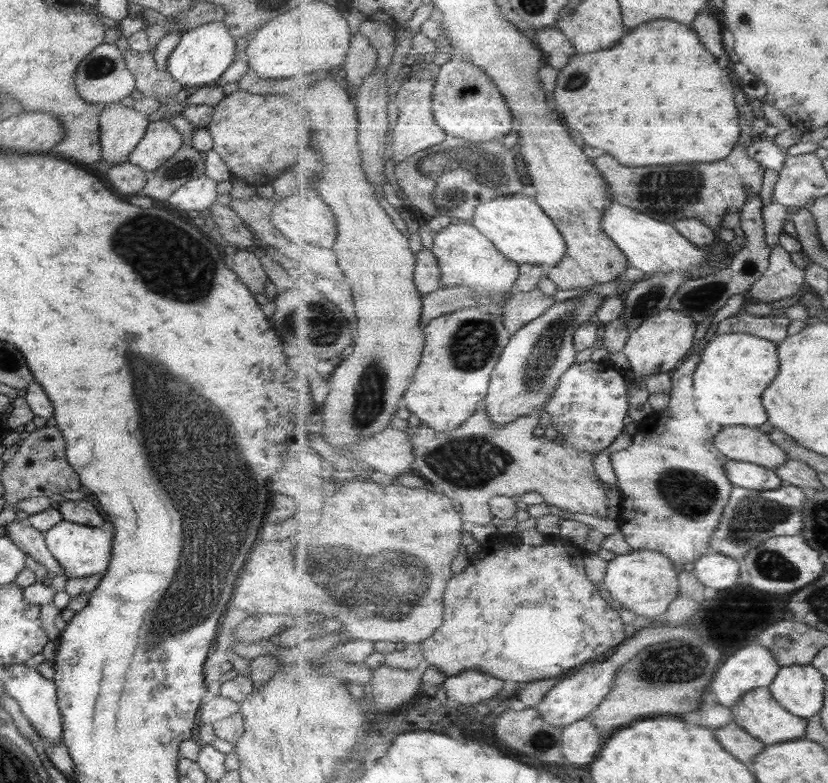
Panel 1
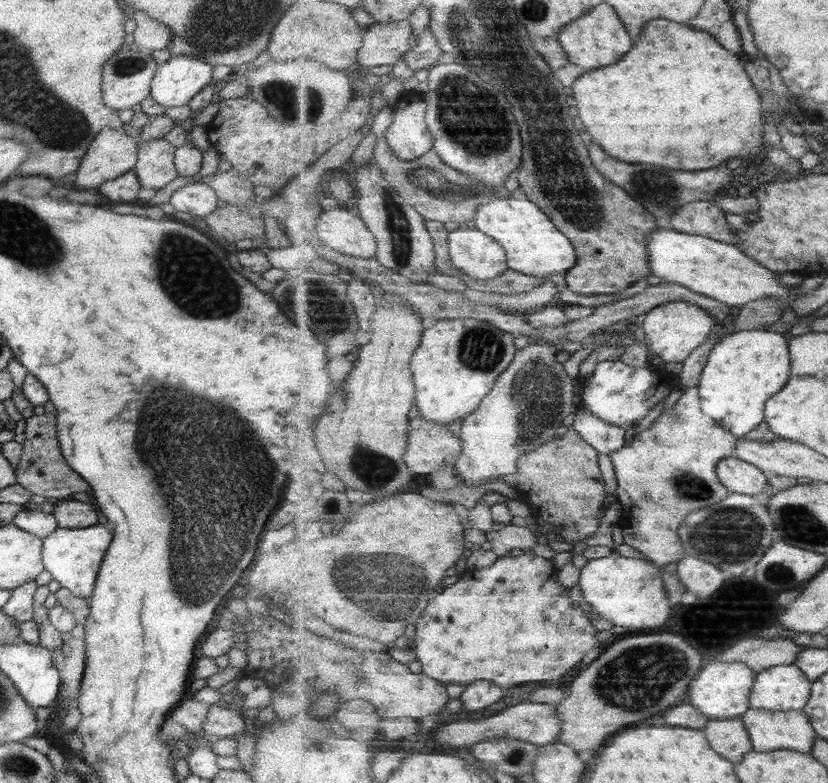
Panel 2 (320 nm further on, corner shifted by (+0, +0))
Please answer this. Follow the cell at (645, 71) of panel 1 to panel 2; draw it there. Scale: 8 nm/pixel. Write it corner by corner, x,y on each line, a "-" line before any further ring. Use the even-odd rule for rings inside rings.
655,20
655,22
649,22
647,24
647,30
643,30
643,34
639,36
639,40
637,40
637,44
635,44
635,50
631,50
631,54
627,54
627,58
623,58
623,62
619,62
619,64
615,64
615,66
607,66
607,68
601,68
601,70
593,70
593,72
587,72
585,76
581,76
579,80
573,86
572,96
577,98
577,102
579,102
579,114
581,114
581,118
583,118
583,122
585,122
585,126
587,126
587,130
589,130
589,134
595,138
595,142
599,142
601,146
603,146
603,150
607,150
613,158
619,158
619,160
625,160
625,162
631,162
631,164
639,164
639,162
645,162
645,164
655,164
655,166
665,166
665,168
673,168
673,170
707,170
707,168
713,168
713,166
721,166
723,162
727,162
727,160
731,160
731,158
751,158
749,162
752,162
752,158
755,156
759,156
761,154
761,150
763,150
763,134
765,134
765,122
763,122
763,100
761,100
761,96
759,96
759,92
755,90
755,86
753,86
753,82
749,80
749,76
747,76
747,72
745,72
745,66
741,64
741,60
739,60
739,56
737,54
733,54
733,52
729,52
727,48
723,48
711,34
707,34
707,32
701,32
701,30
693,30
691,26
685,26
685,24
679,24
679,22
671,22
671,20

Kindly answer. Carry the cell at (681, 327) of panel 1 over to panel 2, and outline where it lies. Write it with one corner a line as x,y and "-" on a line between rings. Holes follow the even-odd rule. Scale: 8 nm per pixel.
671,301
652,308
640,320
644,341
665,362
684,362
695,349
710,338
717,319
694,302

